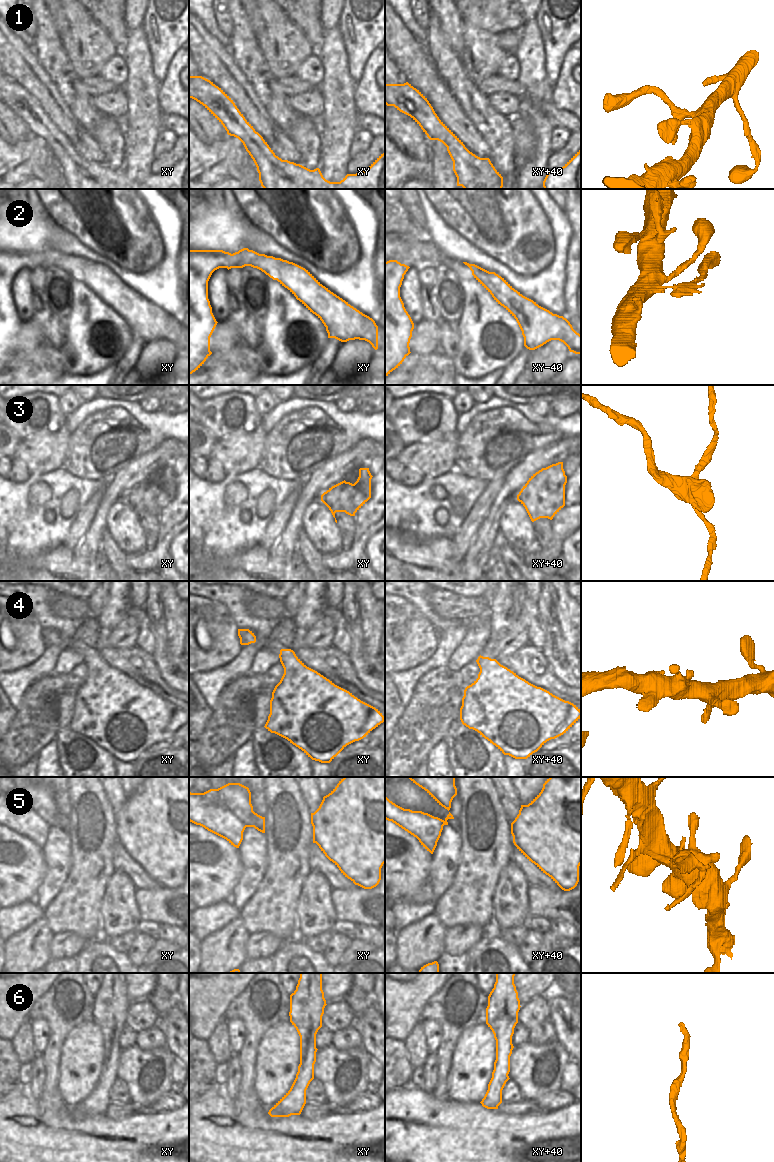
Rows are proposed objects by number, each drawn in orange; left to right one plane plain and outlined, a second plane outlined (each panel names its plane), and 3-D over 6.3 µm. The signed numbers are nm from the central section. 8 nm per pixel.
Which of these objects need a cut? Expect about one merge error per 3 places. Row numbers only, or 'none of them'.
2, 3, 5

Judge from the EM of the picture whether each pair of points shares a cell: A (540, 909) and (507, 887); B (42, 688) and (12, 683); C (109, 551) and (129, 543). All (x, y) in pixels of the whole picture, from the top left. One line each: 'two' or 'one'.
A: two
B: two
C: two

